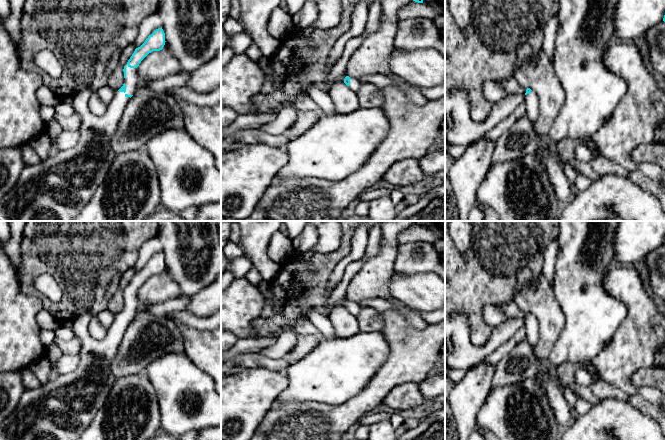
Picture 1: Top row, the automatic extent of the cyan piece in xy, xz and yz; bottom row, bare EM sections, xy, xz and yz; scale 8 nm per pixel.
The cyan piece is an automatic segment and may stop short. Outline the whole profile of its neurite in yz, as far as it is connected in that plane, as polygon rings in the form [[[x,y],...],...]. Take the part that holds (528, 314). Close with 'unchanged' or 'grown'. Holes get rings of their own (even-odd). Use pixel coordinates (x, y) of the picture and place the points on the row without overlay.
[[[530,312],[526,313],[524,327],[526,328],[526,340],[533,348],[536,356],[535,348],[539,340],[539,326],[537,318]]]; grown

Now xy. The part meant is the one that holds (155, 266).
[[[161,251],[135,273],[123,293],[125,306],[115,316],[103,339],[95,339],[89,332],[94,315],[83,313],[74,319],[72,330],[81,340],[78,366],[74,371],[35,389],[26,389],[14,411],[0,423],[0,440],[77,440],[81,436],[103,407],[115,383],[116,378],[111,373],[110,365],[130,322],[140,308],[137,291],[149,277],[162,274],[165,266],[165,257]]]; grown

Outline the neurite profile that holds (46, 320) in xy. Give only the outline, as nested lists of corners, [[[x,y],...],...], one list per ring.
[[[42,309],[36,315],[36,322],[41,329],[55,331],[61,323],[58,321],[55,314]]]

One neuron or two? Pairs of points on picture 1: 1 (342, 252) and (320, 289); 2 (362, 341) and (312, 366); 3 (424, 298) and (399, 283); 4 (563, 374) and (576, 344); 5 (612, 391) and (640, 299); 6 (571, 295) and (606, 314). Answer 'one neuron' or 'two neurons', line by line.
1: one neuron
2: one neuron
3: one neuron
4: two neurons
5: two neurons
6: one neuron

